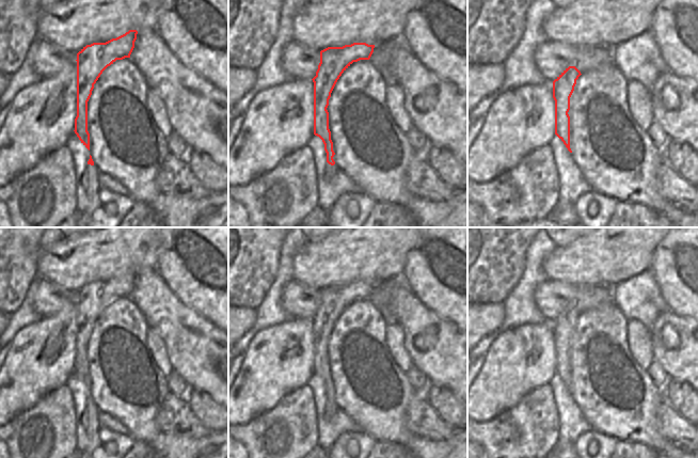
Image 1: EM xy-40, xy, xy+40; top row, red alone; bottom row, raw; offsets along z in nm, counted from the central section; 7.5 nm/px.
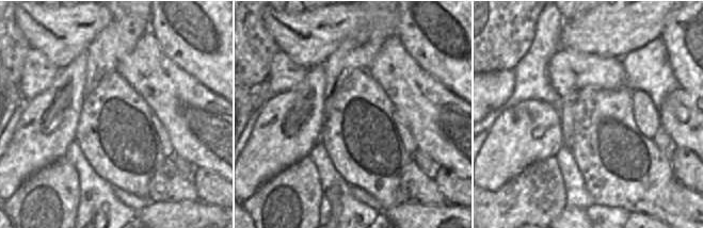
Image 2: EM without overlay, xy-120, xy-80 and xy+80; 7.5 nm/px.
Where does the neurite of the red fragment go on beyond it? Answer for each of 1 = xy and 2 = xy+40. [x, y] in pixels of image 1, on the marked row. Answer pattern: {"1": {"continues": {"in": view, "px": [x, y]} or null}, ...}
{"1": {"continues": {"in": "xy", "px": [329, 170]}}, "2": {"continues": null}}

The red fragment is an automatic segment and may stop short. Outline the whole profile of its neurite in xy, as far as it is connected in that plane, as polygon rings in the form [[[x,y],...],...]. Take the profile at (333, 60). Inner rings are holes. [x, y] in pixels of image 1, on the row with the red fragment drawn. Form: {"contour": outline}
{"contour": [[[353,43],[343,47],[328,47],[320,51],[320,63],[314,82],[314,135],[319,137],[327,153],[324,178],[330,179],[334,174],[335,153],[329,129],[329,99],[342,74],[353,63],[360,60],[369,60],[375,45]]]}

